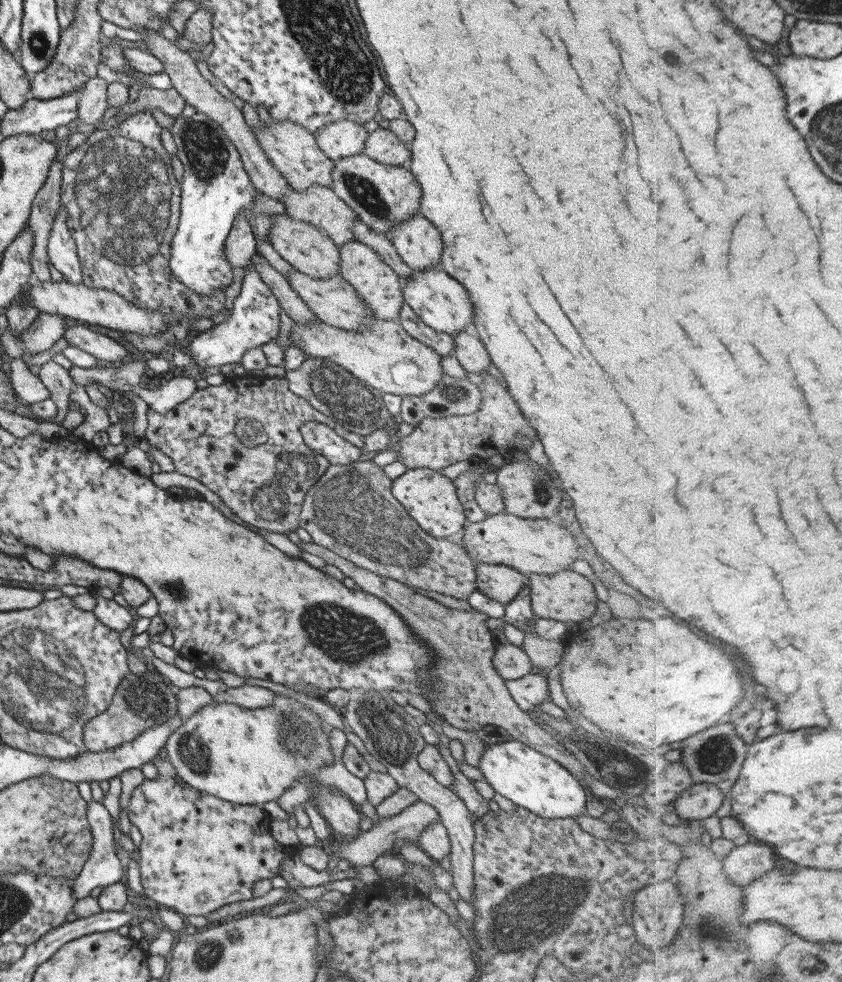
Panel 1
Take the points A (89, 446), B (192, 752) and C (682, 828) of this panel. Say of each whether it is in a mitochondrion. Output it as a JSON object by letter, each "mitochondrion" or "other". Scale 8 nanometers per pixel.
{"A":"other","B":"mitochondrion","C":"other"}

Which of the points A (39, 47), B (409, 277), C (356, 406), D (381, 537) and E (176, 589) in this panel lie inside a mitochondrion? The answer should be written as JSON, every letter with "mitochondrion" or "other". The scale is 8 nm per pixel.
{"A":"mitochondrion","B":"other","C":"mitochondrion","D":"mitochondrion","E":"mitochondrion"}

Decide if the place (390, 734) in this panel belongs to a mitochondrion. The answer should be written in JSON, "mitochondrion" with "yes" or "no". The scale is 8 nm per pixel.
{"mitochondrion":"yes"}

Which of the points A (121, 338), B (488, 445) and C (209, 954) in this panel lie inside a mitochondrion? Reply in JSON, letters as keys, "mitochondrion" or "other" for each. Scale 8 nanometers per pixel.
{"A":"other","B":"other","C":"mitochondrion"}

